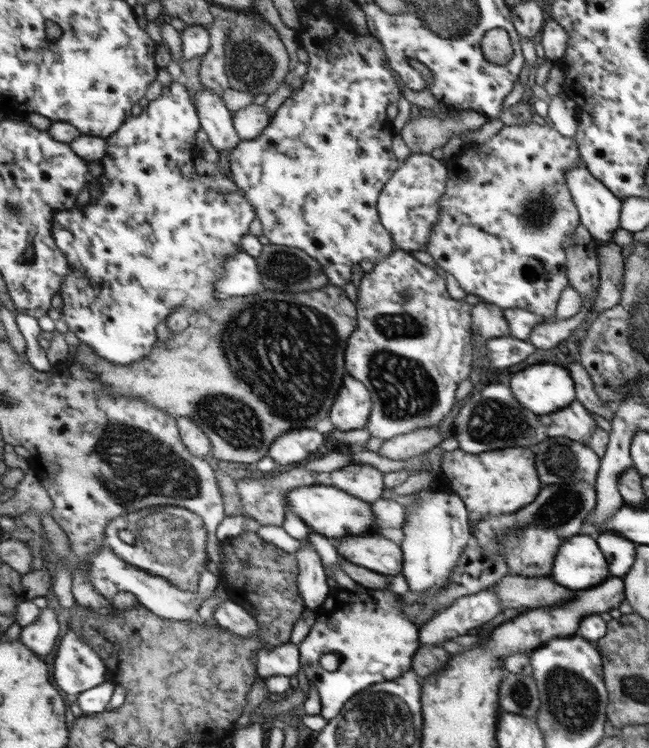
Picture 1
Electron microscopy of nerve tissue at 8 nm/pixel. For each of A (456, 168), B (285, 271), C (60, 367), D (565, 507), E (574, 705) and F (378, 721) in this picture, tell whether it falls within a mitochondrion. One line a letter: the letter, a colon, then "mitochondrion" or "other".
A: other
B: mitochondrion
C: other
D: mitochondrion
E: mitochondrion
F: mitochondrion

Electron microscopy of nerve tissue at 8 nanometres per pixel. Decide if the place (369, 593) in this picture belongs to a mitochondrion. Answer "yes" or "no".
no

